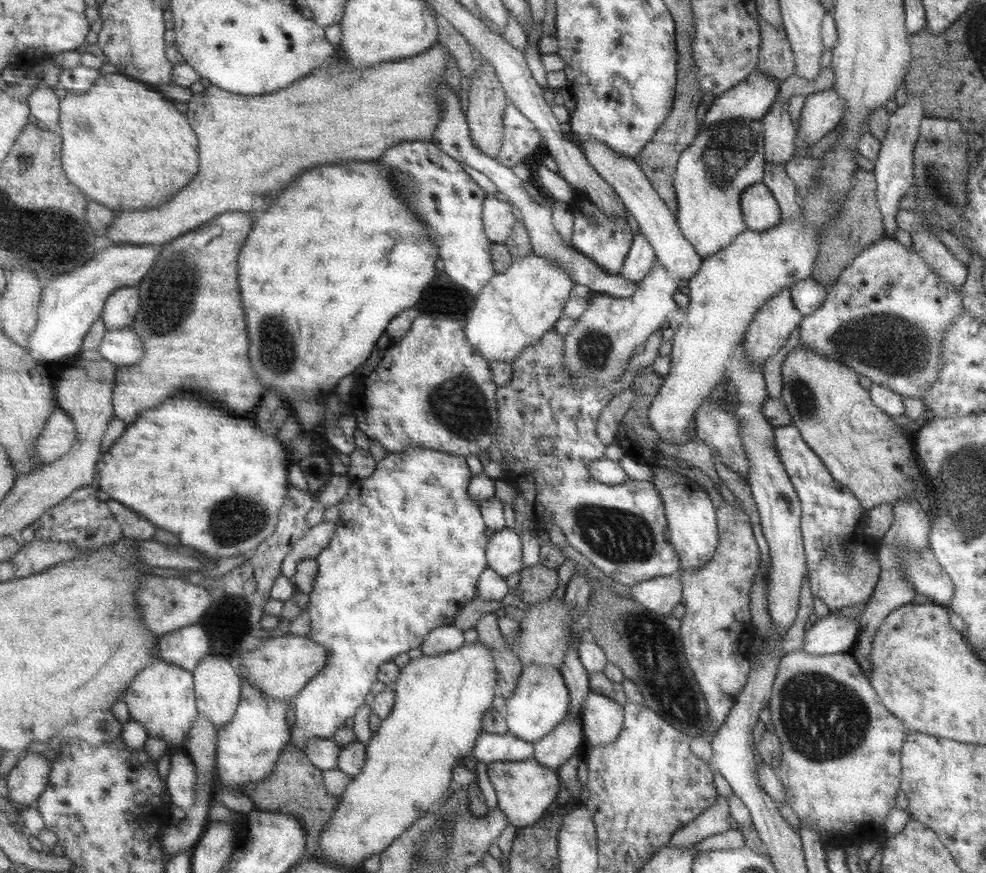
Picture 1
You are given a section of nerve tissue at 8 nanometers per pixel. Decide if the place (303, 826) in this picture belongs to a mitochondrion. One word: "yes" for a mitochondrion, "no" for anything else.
no

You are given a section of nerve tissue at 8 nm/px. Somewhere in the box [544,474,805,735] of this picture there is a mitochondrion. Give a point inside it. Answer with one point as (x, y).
(650, 642)

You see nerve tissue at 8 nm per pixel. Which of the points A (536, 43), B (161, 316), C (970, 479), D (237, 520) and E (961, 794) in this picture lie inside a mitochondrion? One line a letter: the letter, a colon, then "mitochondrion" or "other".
A: other
B: mitochondrion
C: mitochondrion
D: mitochondrion
E: other

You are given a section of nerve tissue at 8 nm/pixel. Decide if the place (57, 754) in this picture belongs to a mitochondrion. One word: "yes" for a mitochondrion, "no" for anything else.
no

